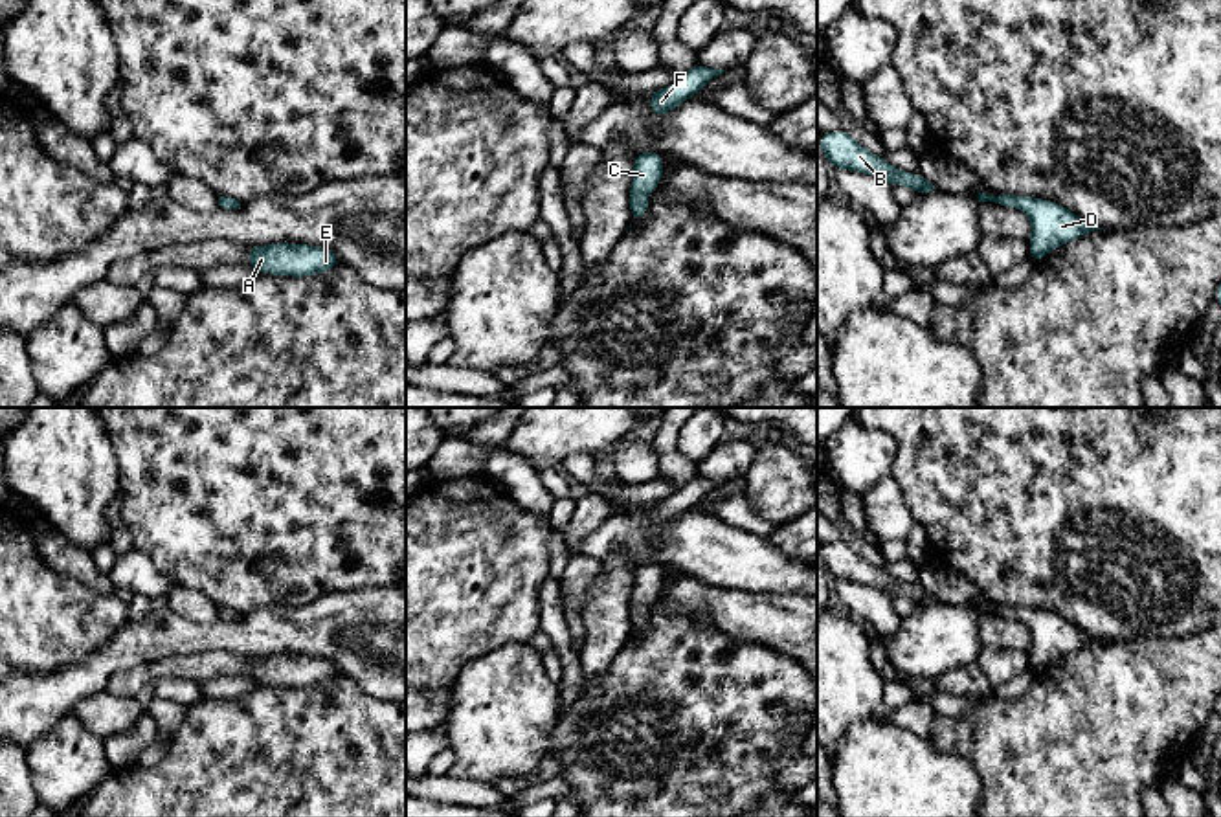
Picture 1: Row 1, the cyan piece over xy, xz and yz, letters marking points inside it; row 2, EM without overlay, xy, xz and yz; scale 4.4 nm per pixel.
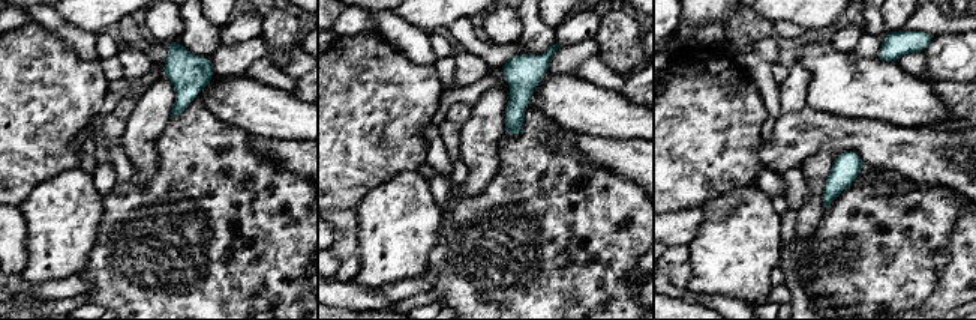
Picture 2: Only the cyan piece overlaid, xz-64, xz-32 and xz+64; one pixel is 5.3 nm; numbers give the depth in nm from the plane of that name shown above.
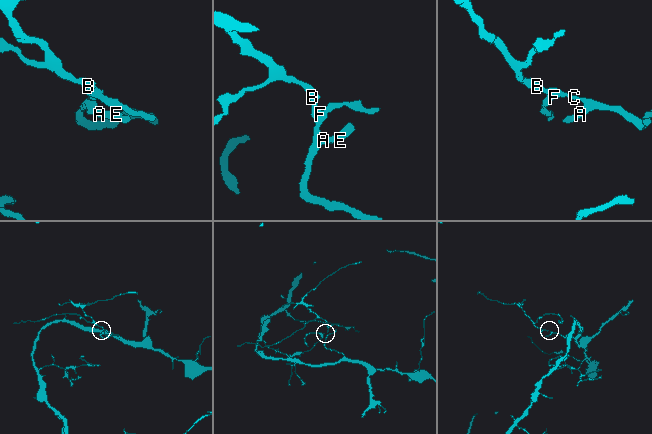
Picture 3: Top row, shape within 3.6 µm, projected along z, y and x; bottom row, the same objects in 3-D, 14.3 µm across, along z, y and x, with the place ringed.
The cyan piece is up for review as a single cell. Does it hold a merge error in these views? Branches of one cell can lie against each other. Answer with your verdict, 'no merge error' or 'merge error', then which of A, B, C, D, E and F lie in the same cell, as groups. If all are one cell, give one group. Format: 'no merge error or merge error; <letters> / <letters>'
no merge error; A B C D E F

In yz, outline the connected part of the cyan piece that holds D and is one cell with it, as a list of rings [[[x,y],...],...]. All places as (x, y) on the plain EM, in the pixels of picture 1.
[[[979,604],[977,610],[979,613],[995,613],[1003,619],[1017,619],[1030,630],[1032,646],[1028,650],[1028,657],[1032,672],[1041,672],[1048,663],[1094,641],[1103,641],[1087,635],[1083,630],[1054,611],[1014,608],[1008,604],[1001,604],[999,608]]]

